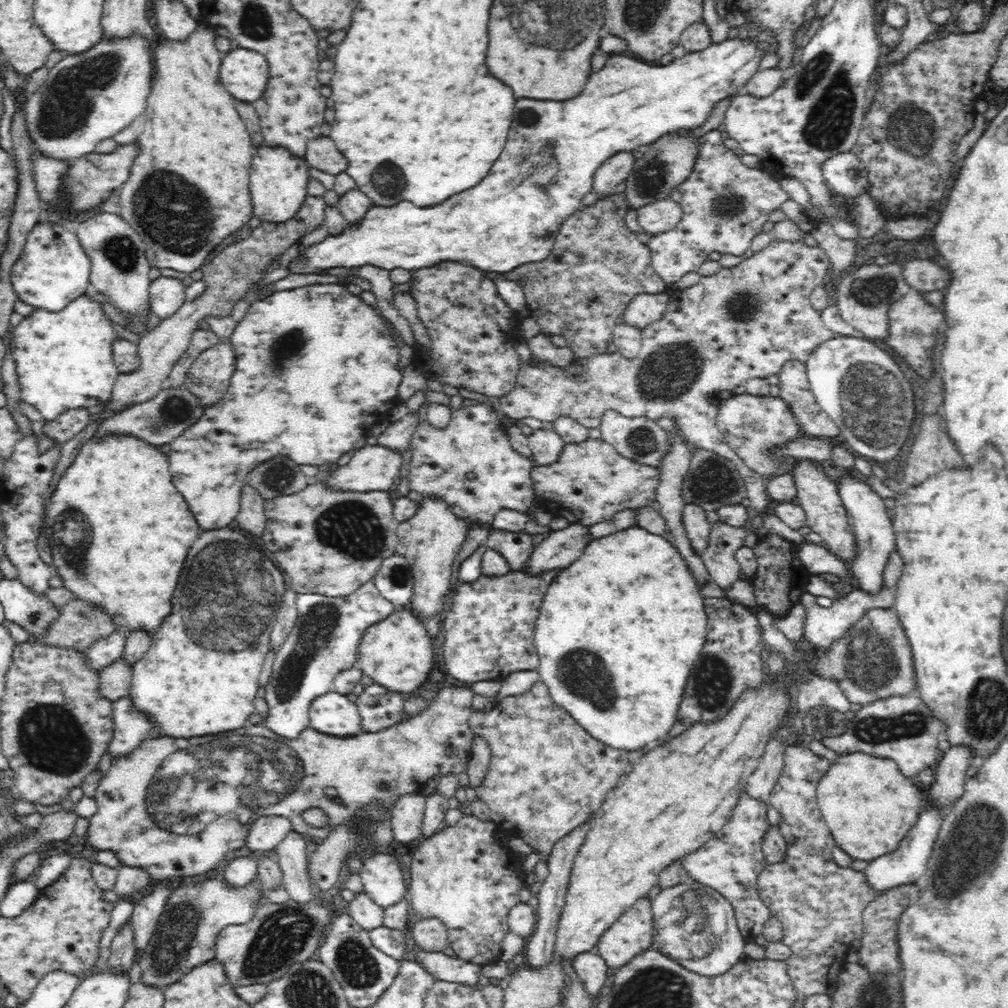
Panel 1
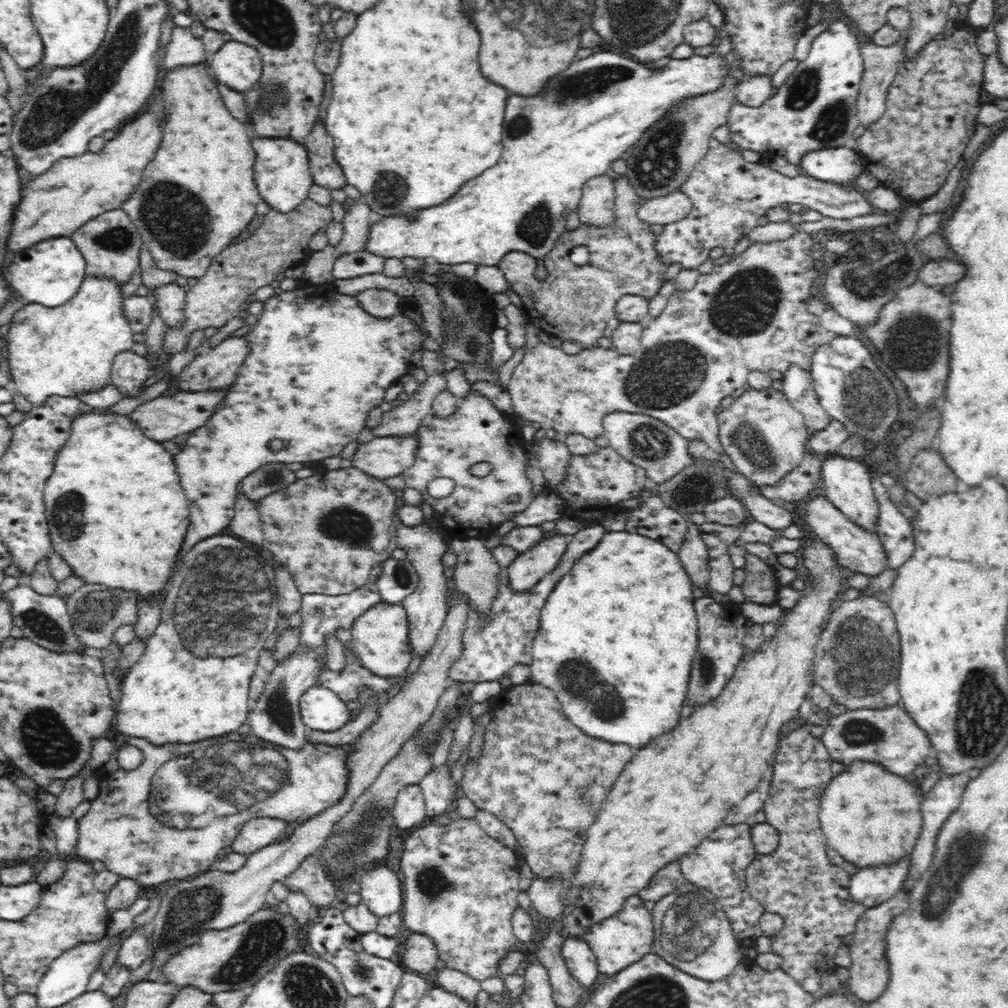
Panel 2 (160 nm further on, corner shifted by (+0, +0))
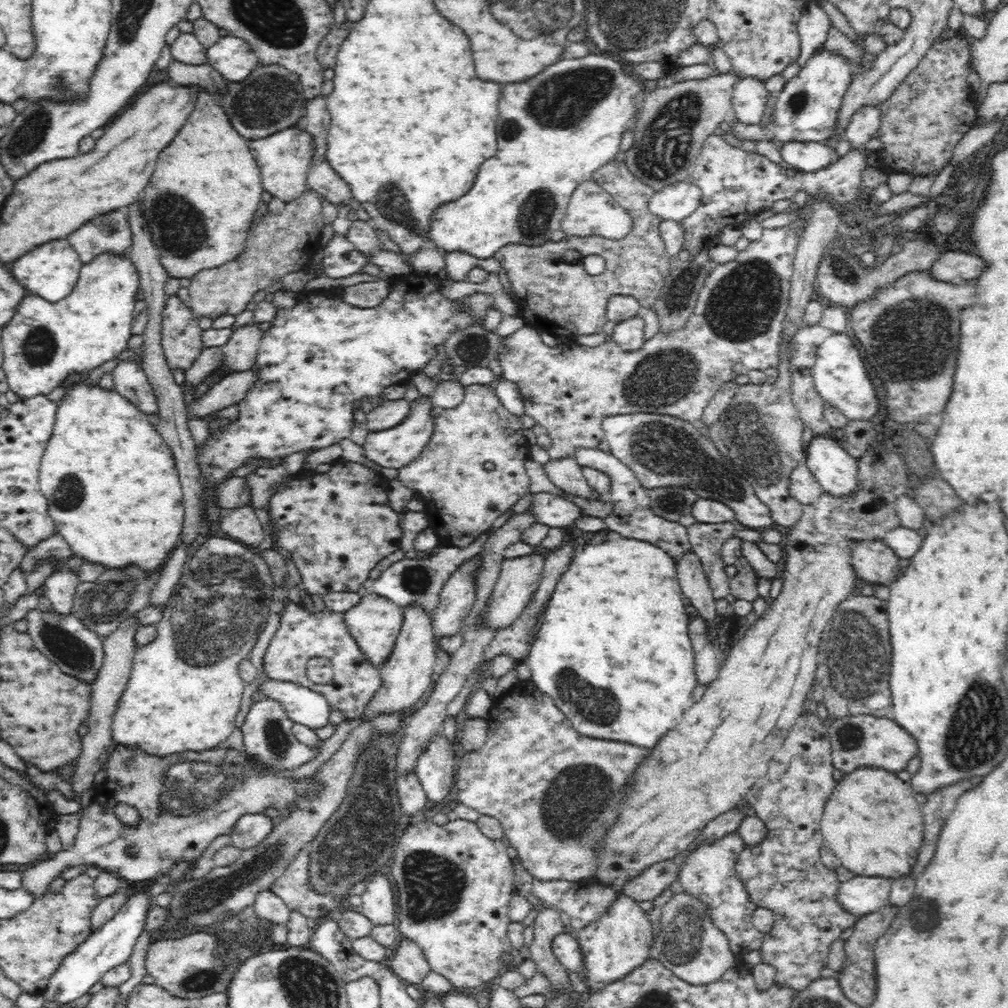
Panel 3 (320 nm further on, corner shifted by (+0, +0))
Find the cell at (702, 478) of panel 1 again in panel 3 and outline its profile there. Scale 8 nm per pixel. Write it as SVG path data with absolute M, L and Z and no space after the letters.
M666 486L646 489L650 497L650 508L656 516L677 523L681 516L692 512L692 505L700 499L692 488Z

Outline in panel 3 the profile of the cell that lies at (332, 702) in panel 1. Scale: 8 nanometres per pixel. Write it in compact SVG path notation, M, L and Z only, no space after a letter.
M276 679L262 680L259 688L260 696L280 703L292 722L312 729L328 724L332 708L322 694L292 682Z

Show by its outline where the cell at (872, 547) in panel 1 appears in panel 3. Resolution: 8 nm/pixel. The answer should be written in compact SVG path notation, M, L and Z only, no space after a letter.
M814 435L804 455L826 493L849 495L857 487L857 461L832 436Z

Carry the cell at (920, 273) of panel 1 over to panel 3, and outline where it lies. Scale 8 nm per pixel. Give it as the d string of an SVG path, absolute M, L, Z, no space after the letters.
M949 250L941 253L929 270L934 278L950 282L954 278L978 278L984 266L986 262L976 254Z

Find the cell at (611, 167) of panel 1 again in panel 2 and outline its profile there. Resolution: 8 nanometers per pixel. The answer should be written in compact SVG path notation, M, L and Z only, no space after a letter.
M612 173L596 176L586 181L577 206L581 224L589 224L595 229L606 231L614 222L615 186Z

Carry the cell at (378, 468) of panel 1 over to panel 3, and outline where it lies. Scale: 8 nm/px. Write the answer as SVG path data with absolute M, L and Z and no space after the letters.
M420 396L415 401L411 401L409 413L400 421L400 424L381 431L370 431L363 445L366 458L384 468L399 469L410 464L420 456L434 434L434 417L430 415L430 410L434 408L430 398Z

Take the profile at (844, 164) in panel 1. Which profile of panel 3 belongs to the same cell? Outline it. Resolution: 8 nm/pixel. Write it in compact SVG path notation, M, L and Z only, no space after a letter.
M790 142L780 148L782 160L803 172L822 170L839 157L831 147L818 142Z

